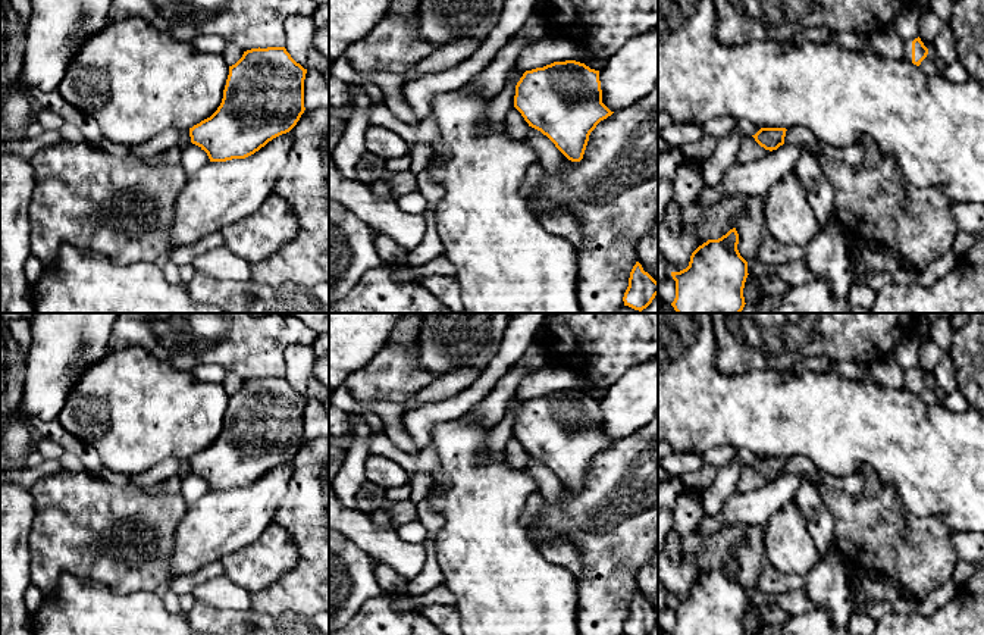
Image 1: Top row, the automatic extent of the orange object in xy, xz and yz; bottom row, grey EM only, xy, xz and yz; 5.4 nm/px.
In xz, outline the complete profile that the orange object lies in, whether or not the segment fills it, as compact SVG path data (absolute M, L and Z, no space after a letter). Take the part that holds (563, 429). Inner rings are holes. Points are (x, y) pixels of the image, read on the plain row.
M576 390L526 400L515 415L514 437L571 491L583 488L590 462L614 442L602 432L599 400Z

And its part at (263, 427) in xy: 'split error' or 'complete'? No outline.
complete

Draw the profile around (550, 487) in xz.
M530 456L526 470L536 479L545 504L557 504L562 491L562 482L540 460Z

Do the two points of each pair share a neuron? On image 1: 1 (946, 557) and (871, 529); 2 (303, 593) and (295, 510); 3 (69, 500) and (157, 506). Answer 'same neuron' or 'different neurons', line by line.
1: same neuron
2: same neuron
3: same neuron

